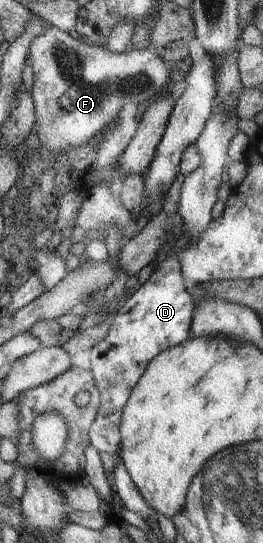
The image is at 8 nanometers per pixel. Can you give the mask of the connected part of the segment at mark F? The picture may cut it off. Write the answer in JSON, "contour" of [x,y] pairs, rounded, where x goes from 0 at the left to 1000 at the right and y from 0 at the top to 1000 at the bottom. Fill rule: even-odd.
{"contour":[[[190,46],[190,50],[152,64],[152,68],[137,68],[137,76],[122,76],[122,79],[114,79],[106,112],[122,116],[122,127],[129,131],[129,155],[118,168],[122,182],[133,190],[137,219],[129,223],[129,230],[141,232],[141,239],[129,249],[141,250],[141,256],[152,262],[152,273],[183,271],[198,282],[228,282],[228,278],[243,278],[243,274],[259,274],[259,271],[266,271],[266,274],[281,274],[281,271],[289,271],[300,278],[316,265],[335,263],[335,260],[365,252],[365,249],[395,249],[395,234],[418,234],[441,223],[456,221],[449,212],[456,212],[456,204],[464,204],[475,193],[487,190],[532,192],[540,186],[578,182],[578,179],[597,180],[624,169],[643,149],[669,142],[669,136],[650,134],[646,120],[624,116],[624,109],[608,109],[578,90],[506,90],[494,96],[471,94],[471,98],[441,98],[441,94],[403,90],[399,85],[357,83],[342,81],[335,76],[319,76],[316,72],[274,70],[259,59],[236,57],[236,53],[198,46]]]}

